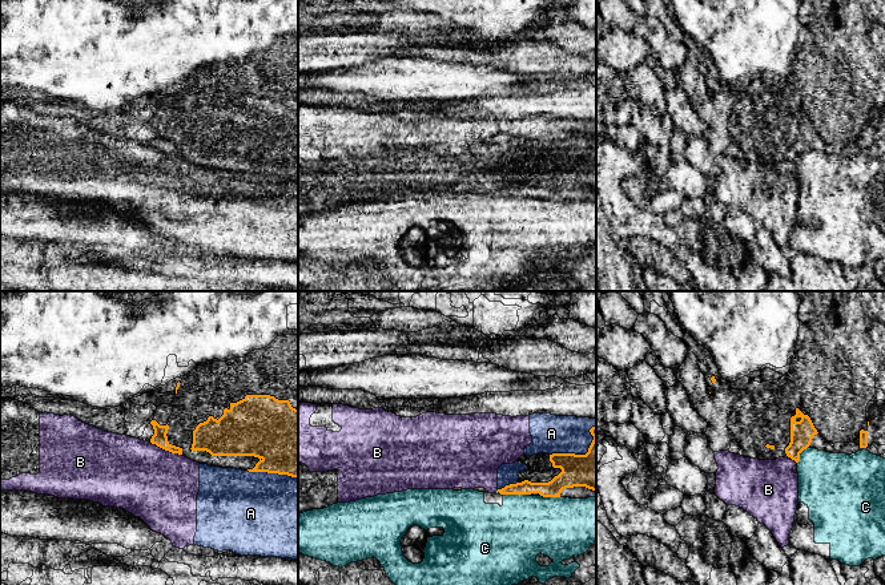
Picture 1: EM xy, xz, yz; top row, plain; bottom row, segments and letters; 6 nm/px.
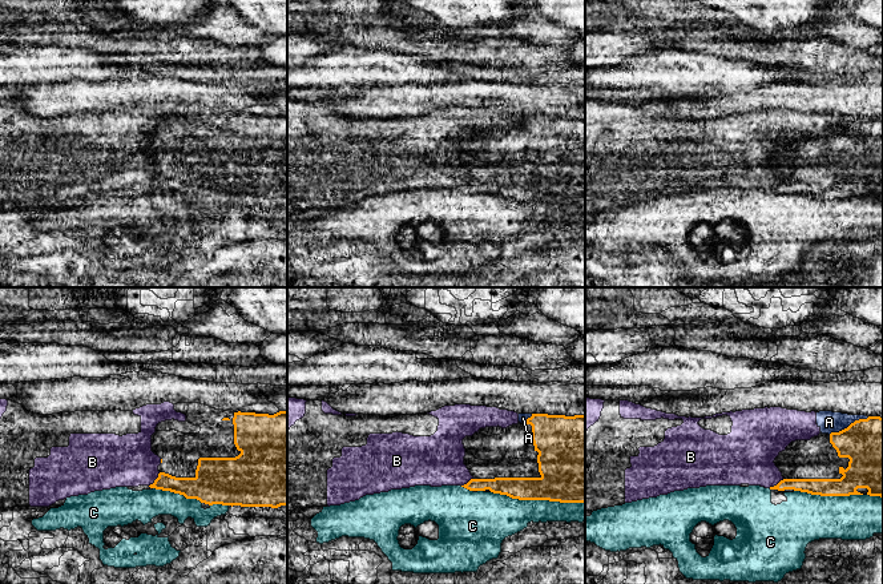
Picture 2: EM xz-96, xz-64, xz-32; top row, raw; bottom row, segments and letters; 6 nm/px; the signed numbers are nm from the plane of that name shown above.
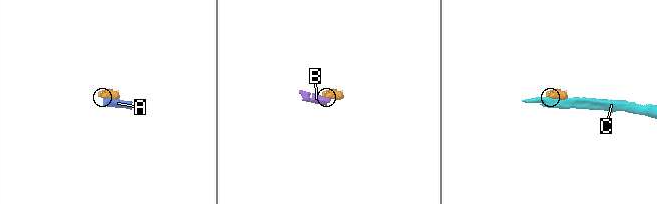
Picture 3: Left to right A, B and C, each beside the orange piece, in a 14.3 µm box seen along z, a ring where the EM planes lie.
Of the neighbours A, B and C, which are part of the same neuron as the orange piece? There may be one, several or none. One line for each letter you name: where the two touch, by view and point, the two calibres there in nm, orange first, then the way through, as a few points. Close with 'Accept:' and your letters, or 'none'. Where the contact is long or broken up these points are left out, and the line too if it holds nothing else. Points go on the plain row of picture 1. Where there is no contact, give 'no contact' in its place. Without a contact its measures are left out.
Accept: none

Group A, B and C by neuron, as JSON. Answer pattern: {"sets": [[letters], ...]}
{"sets": [["A", "B"], ["C"]]}

